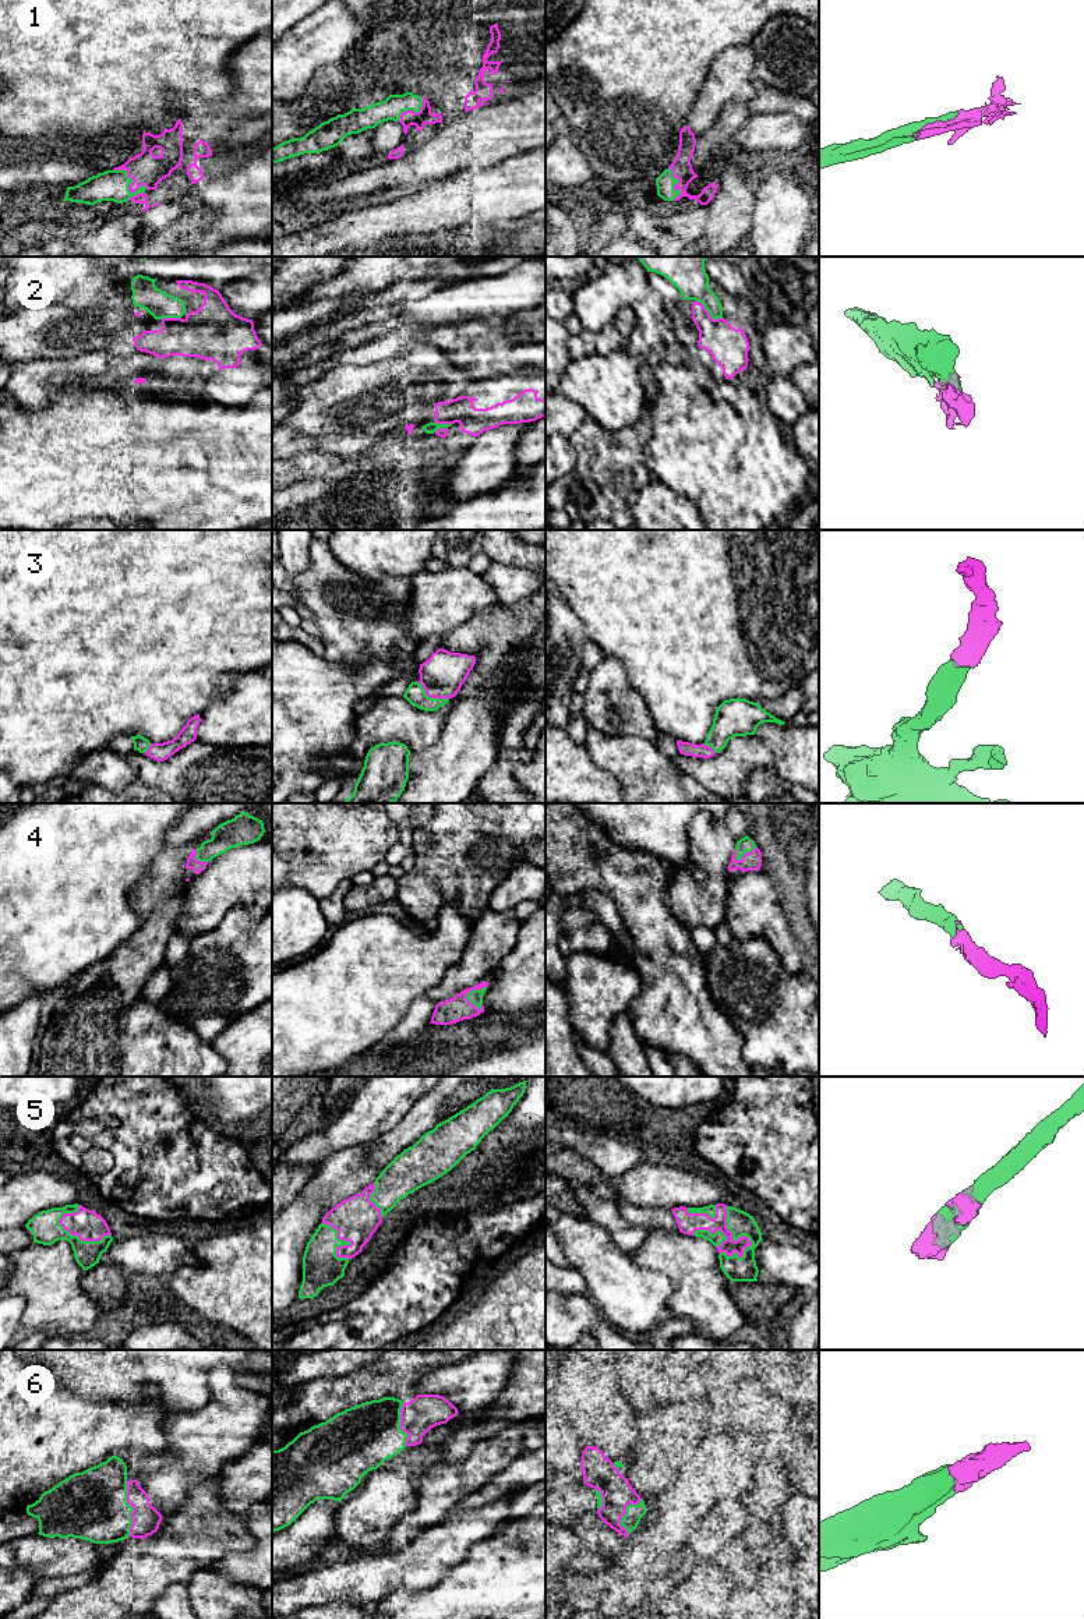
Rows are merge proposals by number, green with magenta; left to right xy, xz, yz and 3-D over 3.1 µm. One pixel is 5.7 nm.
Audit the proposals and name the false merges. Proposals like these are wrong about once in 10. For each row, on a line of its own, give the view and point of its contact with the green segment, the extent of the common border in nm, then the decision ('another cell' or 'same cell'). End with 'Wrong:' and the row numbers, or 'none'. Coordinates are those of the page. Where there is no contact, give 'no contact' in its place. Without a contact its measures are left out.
1: contact xy (131, 181); length 240 nm; same cell
2: contact yz (709, 313); length 190 nm; another cell
3: contact xz (431, 697); length 200 nm; same cell
4: contact xz (468, 993); length 150 nm; same cell
5: contact yz (735, 1240); length 320 nm; same cell
6: contact xy (133, 1508); length 320 nm; same cell
Wrong: 2

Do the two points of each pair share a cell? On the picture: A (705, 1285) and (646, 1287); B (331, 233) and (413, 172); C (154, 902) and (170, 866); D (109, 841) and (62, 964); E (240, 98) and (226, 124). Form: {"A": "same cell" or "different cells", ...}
{"A": "different cells", "B": "different cells", "C": "same cell", "D": "same cell", "E": "different cells"}

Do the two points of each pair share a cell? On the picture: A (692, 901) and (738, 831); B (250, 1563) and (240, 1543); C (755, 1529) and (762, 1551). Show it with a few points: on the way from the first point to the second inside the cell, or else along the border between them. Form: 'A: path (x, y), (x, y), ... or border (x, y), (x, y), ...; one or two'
A: border (723, 822), (735, 841); two
B: border (244, 1517), (251, 1545), (229, 1552); two
C: path (756, 1534), (762, 1540), (762, 1545); one

